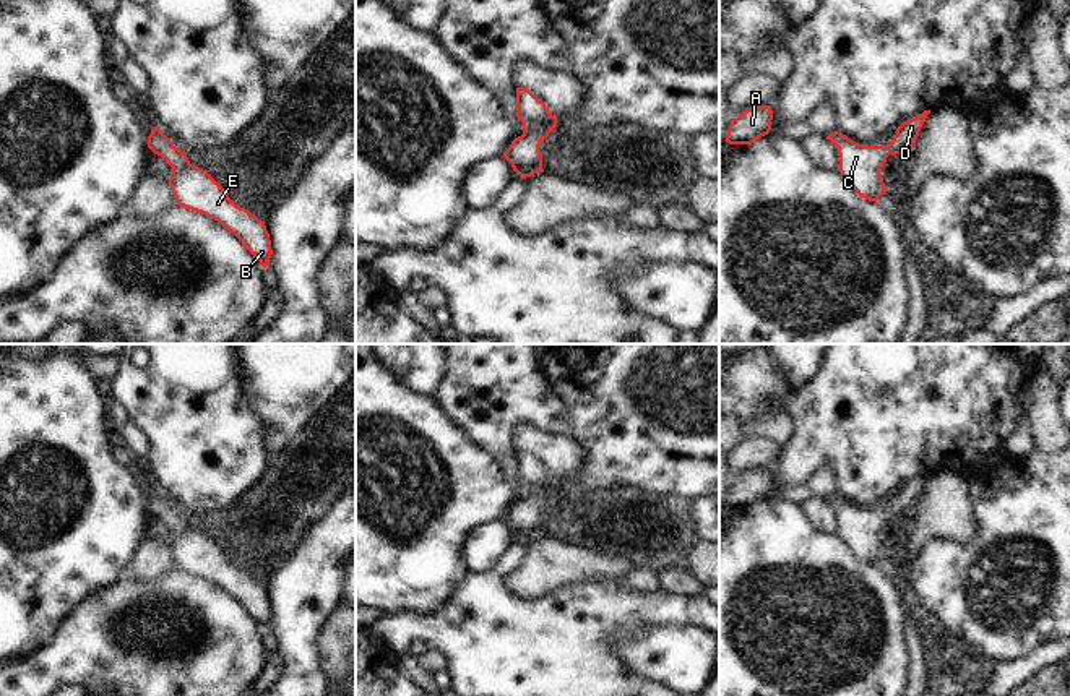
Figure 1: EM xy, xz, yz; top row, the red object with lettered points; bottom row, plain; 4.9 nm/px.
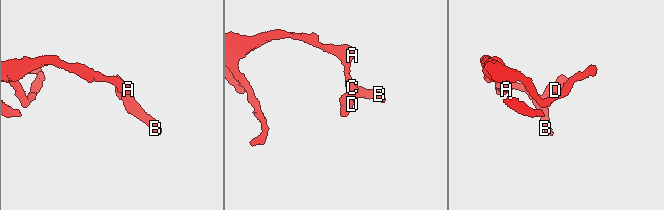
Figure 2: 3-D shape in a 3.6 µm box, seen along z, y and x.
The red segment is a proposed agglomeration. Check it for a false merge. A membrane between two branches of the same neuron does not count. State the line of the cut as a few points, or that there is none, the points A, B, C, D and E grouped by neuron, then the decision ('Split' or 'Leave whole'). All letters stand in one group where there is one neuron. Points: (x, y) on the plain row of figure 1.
No split. Groups: A B C D E. Leave whole.

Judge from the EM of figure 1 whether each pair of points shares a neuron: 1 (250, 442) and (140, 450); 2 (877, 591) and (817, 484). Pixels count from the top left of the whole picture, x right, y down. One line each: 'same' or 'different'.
1: different
2: different

